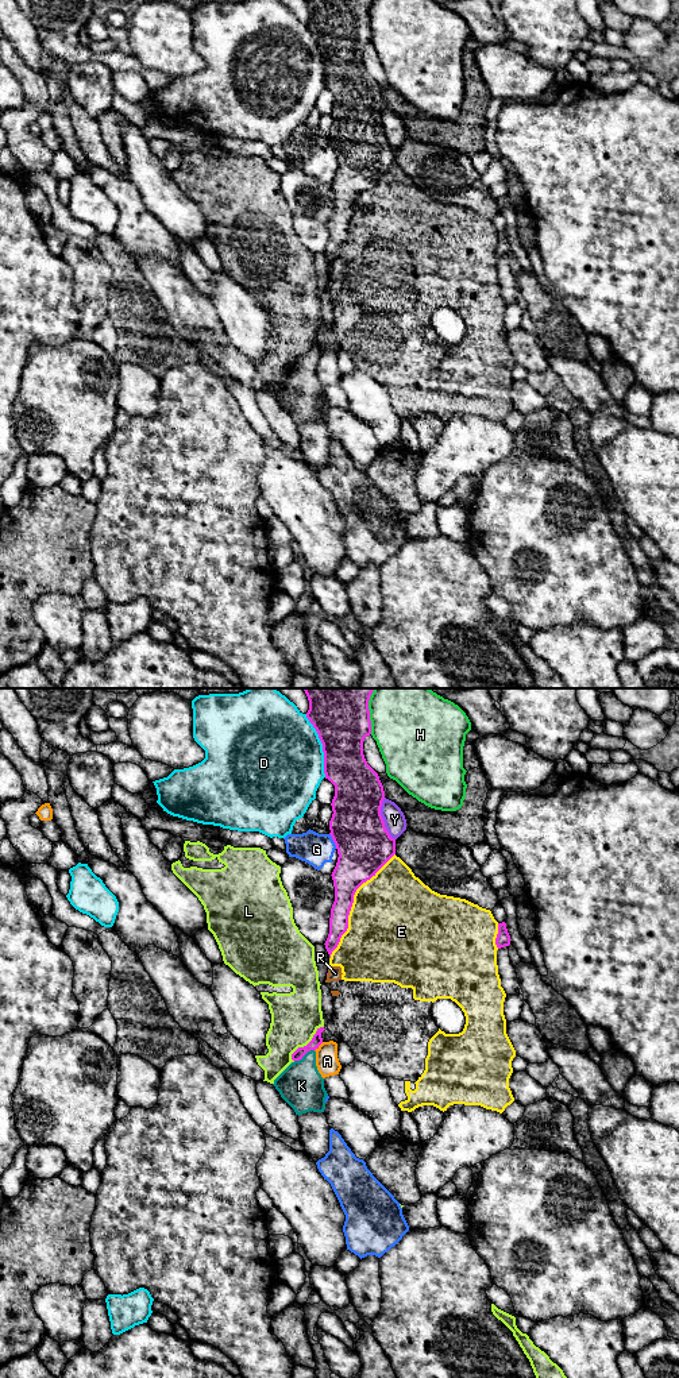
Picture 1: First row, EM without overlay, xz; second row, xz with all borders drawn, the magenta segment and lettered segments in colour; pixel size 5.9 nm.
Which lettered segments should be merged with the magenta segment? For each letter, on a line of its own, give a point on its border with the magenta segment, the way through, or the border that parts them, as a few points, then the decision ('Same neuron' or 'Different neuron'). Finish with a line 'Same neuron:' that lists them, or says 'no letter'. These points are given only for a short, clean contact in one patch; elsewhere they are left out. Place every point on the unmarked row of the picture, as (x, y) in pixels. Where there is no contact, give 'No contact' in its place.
A: Touches magenta at xz (319, 354). Different neuron
D: Touches magenta at xz (323, 54). Different neuron
E: Touches magenta at xz (351, 215). Different neuron
G: Touches magenta at xz (334, 150). Different neuron
H: Touches magenta at xz (369, 22). Different neuron
K: Touches magenta at xz (304, 363). Path across: xz (316, 350), (304, 363), (301, 394). Same neuron
L: Touches magenta at xz (307, 354). Different neuron
R: No contact. Different neuron
Y: Touches magenta at xz (382, 128). Different neuron
Same neuron: K

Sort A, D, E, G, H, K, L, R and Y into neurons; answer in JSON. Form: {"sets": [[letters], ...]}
{"sets": [["A"], ["D"], ["E", "R"], ["G"], ["H"], ["K"], ["L"], ["Y"]]}

